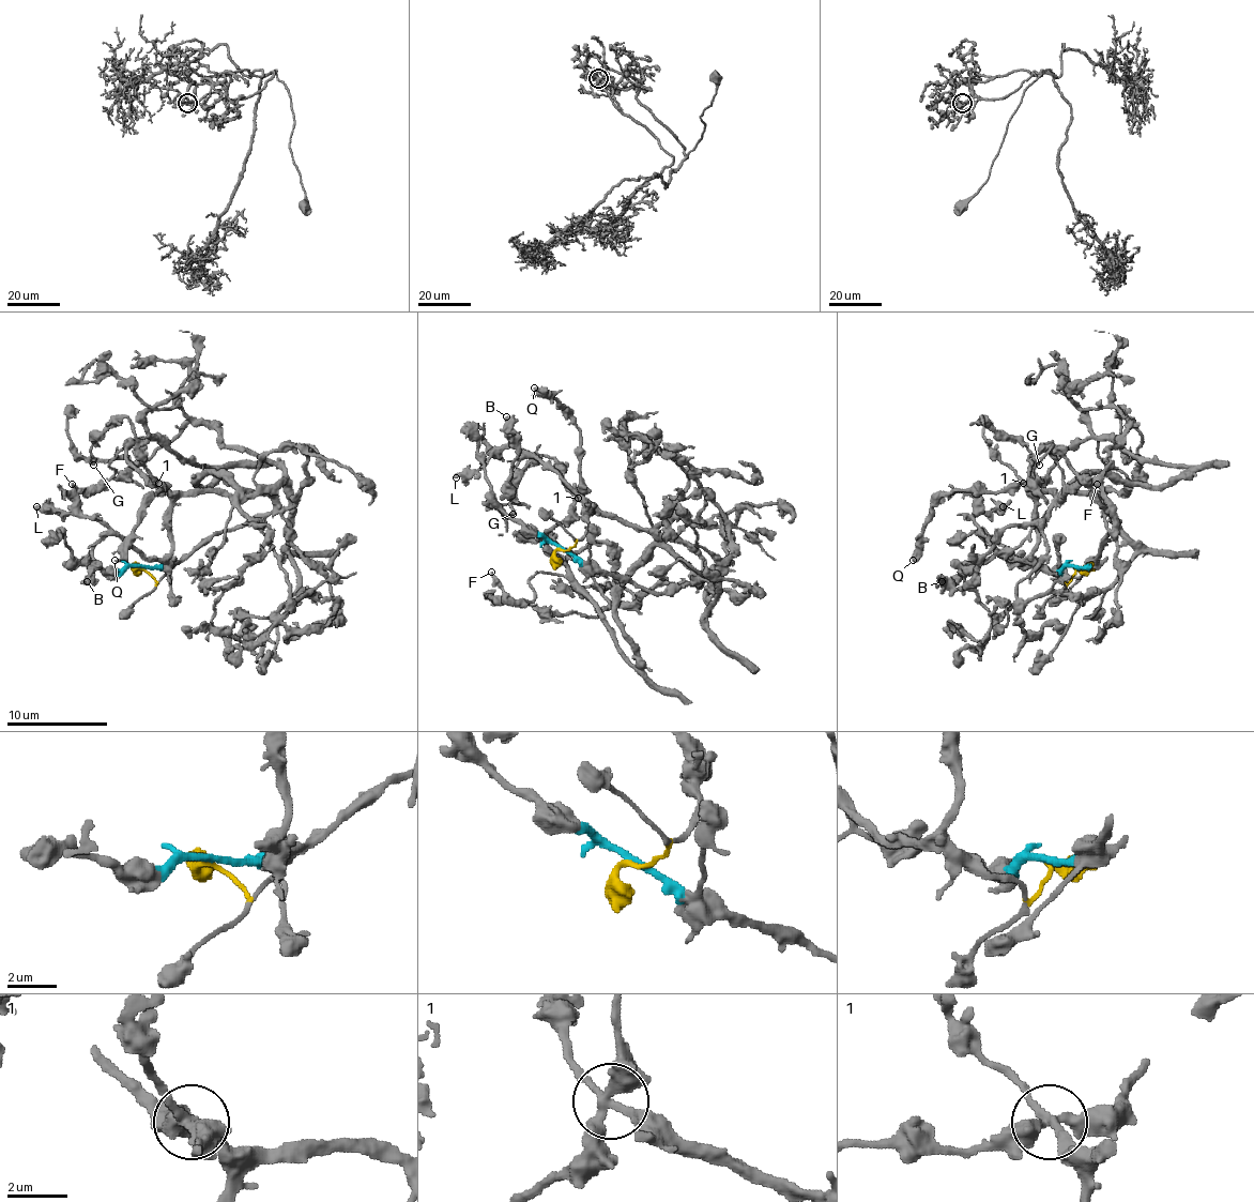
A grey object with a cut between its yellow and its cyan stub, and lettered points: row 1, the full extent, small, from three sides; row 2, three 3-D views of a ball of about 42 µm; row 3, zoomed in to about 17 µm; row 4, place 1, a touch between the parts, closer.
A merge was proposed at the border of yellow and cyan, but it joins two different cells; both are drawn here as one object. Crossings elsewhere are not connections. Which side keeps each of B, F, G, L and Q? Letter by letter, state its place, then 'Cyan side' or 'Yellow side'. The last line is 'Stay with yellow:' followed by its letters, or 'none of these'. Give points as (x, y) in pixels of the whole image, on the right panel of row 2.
B: Place: (942, 581). Yellow side
F: Place: (1097, 484). Cyan side
G: Place: (1039, 465). Yellow side
L: Place: (1003, 506). Yellow side
Q: Place: (913, 560). Cyan side
Stay with yellow: B, G, L

